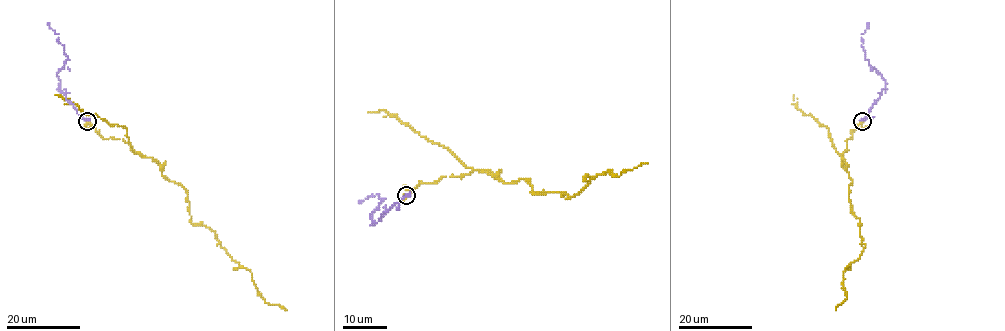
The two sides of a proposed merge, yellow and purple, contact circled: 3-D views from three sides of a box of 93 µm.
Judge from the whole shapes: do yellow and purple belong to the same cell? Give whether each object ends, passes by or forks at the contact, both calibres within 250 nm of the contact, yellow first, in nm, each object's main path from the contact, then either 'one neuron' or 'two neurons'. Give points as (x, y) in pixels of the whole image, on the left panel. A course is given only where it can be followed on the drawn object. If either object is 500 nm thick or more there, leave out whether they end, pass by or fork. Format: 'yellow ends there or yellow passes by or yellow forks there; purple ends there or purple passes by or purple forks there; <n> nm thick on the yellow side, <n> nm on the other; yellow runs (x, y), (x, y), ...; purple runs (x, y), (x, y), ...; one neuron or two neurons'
220 nm thick on the yellow side, 550 nm on the other; yellow runs (86, 121), (159, 164), (187, 191), (190, 221), (213, 230), (267, 303), (286, 310); purple runs (86, 121), (62, 92), (57, 73), (68, 58), (58, 42), (59, 34), (47, 22); one neuron

